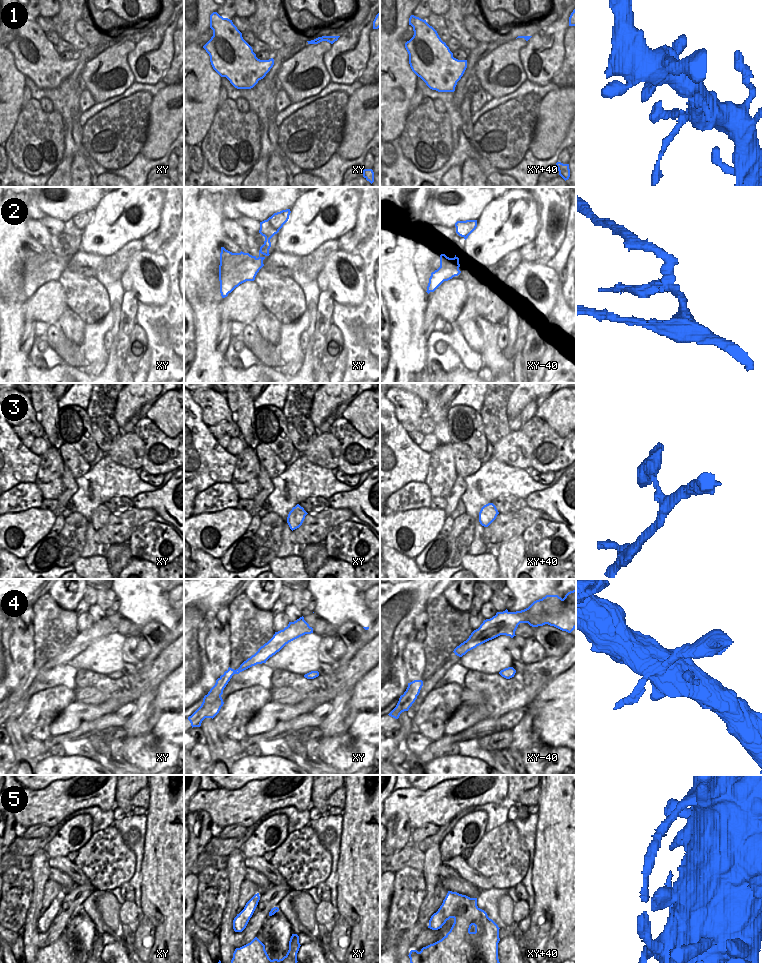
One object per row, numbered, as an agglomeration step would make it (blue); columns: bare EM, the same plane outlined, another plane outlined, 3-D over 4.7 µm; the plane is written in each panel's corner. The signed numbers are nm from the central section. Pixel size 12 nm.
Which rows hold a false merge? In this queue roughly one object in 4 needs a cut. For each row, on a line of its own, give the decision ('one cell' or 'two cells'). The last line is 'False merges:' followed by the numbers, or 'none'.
1: one cell
2: two cells
3: one cell
4: one cell
5: one cell
False merges: 2

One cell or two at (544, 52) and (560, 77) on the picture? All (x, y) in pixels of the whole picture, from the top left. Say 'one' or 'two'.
two

